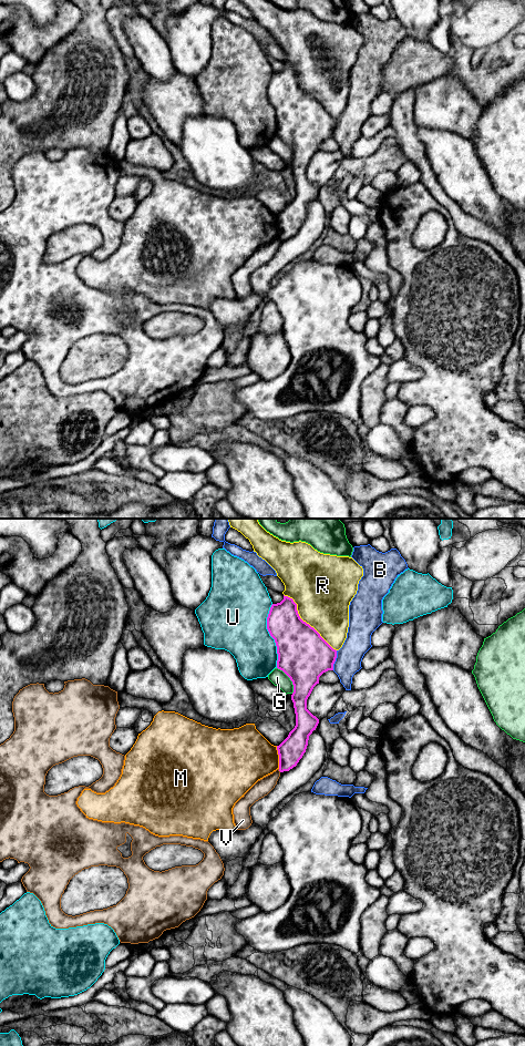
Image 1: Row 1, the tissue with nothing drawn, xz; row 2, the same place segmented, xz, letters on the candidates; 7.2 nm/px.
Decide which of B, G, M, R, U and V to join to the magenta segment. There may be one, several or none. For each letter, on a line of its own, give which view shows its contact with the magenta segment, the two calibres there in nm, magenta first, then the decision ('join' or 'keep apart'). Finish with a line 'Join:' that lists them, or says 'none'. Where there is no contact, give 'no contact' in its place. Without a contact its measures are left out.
B: meets magenta in xz; 380 nm thick on the magenta side, 190 nm on the other; keep apart
G: meets magenta in xz; 380 nm thick on the magenta side, 110 nm on the other; keep apart
M: meets magenta in xz; 180 nm thick on the magenta side, 400 nm on the other; keep apart
R: meets magenta in xz; 380 nm thick on the magenta side, 420 nm on the other; keep apart
U: meets magenta in xz; 340 nm thick on the magenta side, 420 nm on the other; keep apart
V: meets magenta in xz; 180 nm thick on the magenta side, 120 nm on the other; keep apart
Join: none

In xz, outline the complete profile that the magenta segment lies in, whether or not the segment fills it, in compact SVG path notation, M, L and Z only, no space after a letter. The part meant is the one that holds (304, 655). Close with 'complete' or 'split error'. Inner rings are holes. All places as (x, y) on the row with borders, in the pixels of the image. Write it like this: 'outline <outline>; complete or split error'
outline M285 595L280 603L271 605L267 617L267 629L277 646L277 668L282 670L294 685L291 700L296 714L296 726L288 737L277 746L279 771L284 772L297 766L306 752L309 736L316 730L319 724L319 719L307 709L307 699L313 687L319 684L319 677L328 670L333 670L337 650L313 627L300 618L297 604L292 598Z; complete

